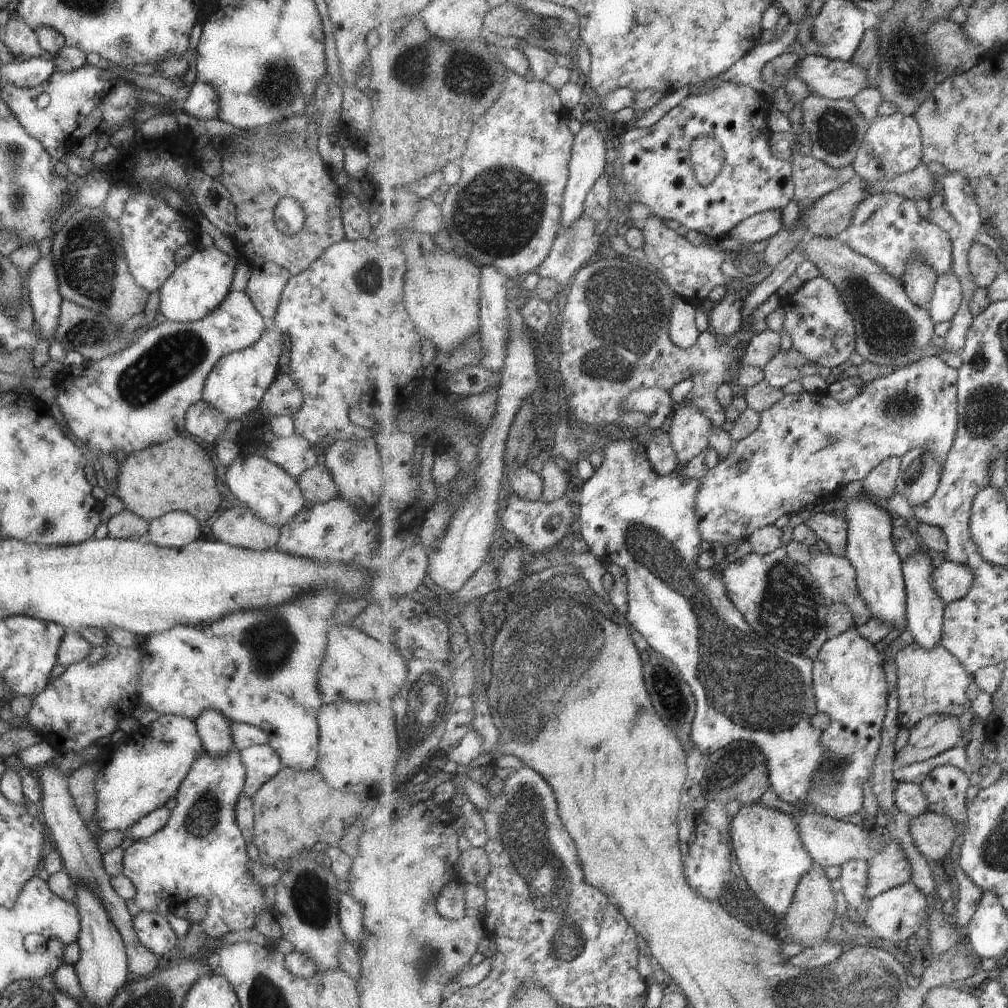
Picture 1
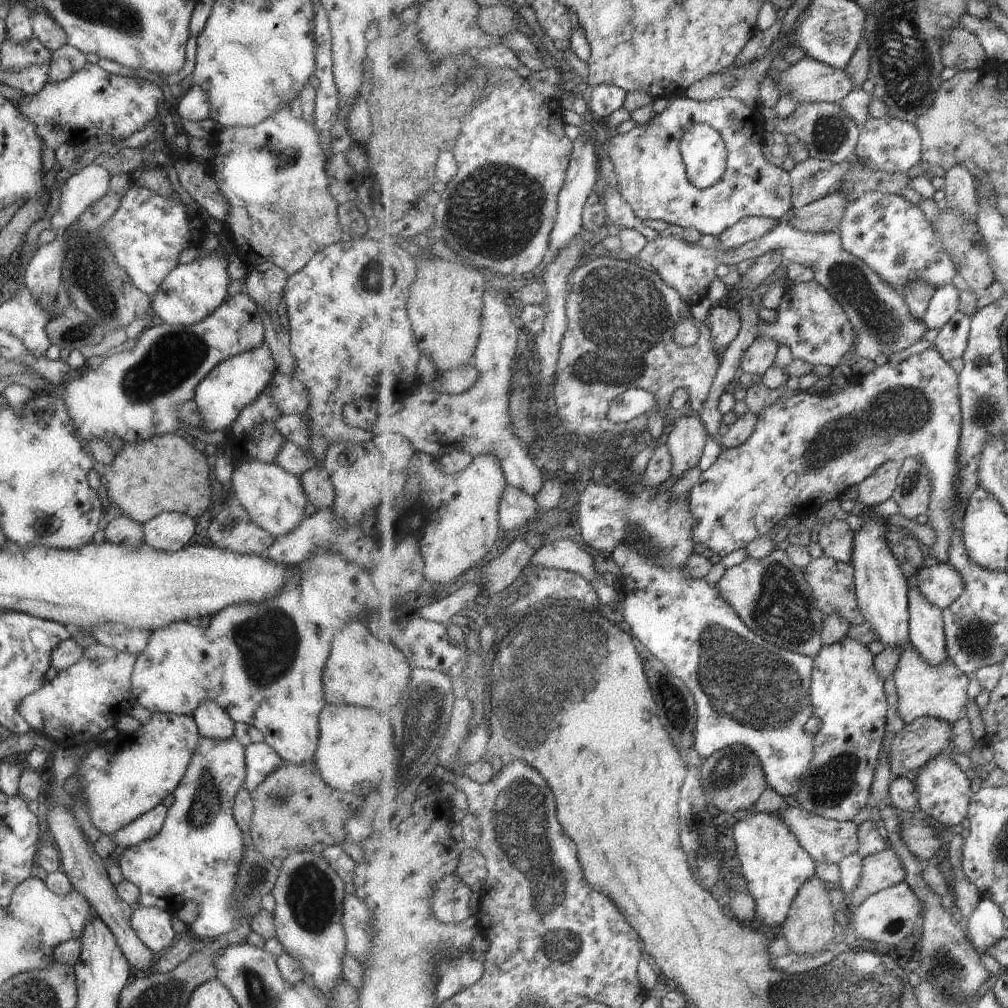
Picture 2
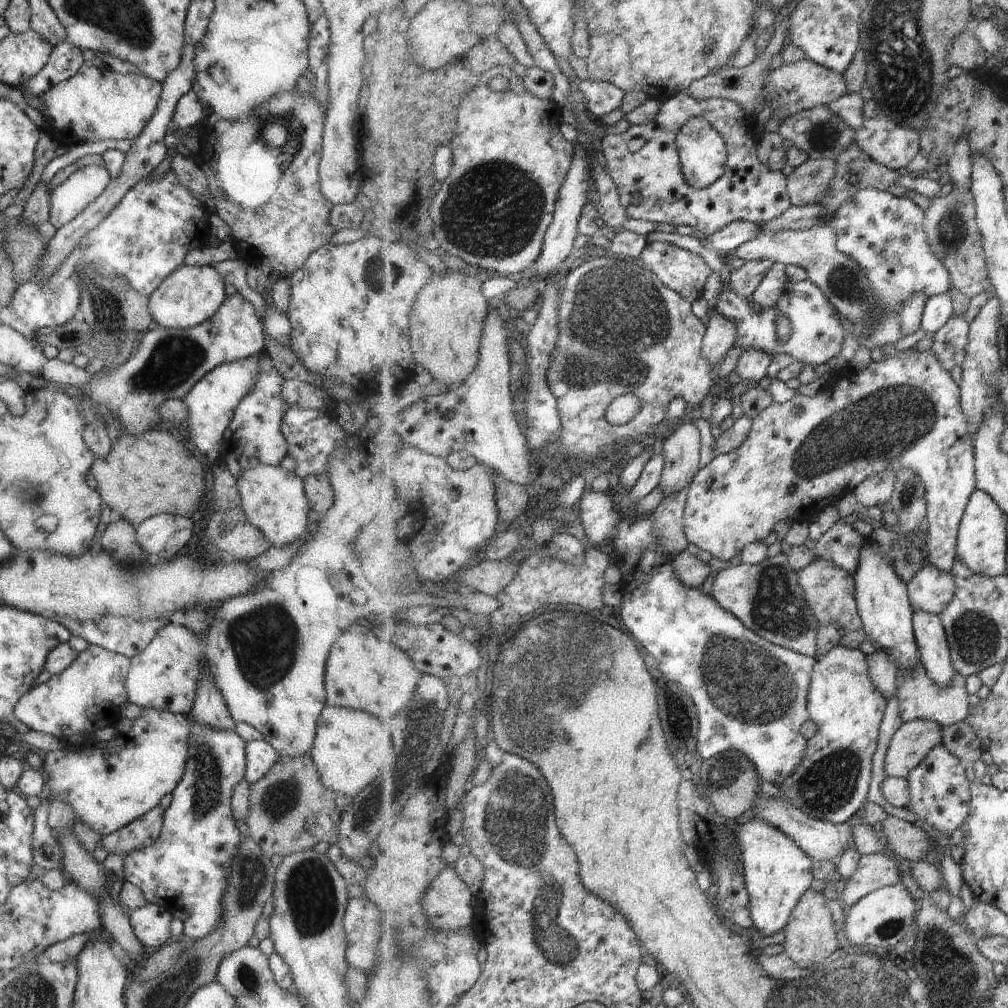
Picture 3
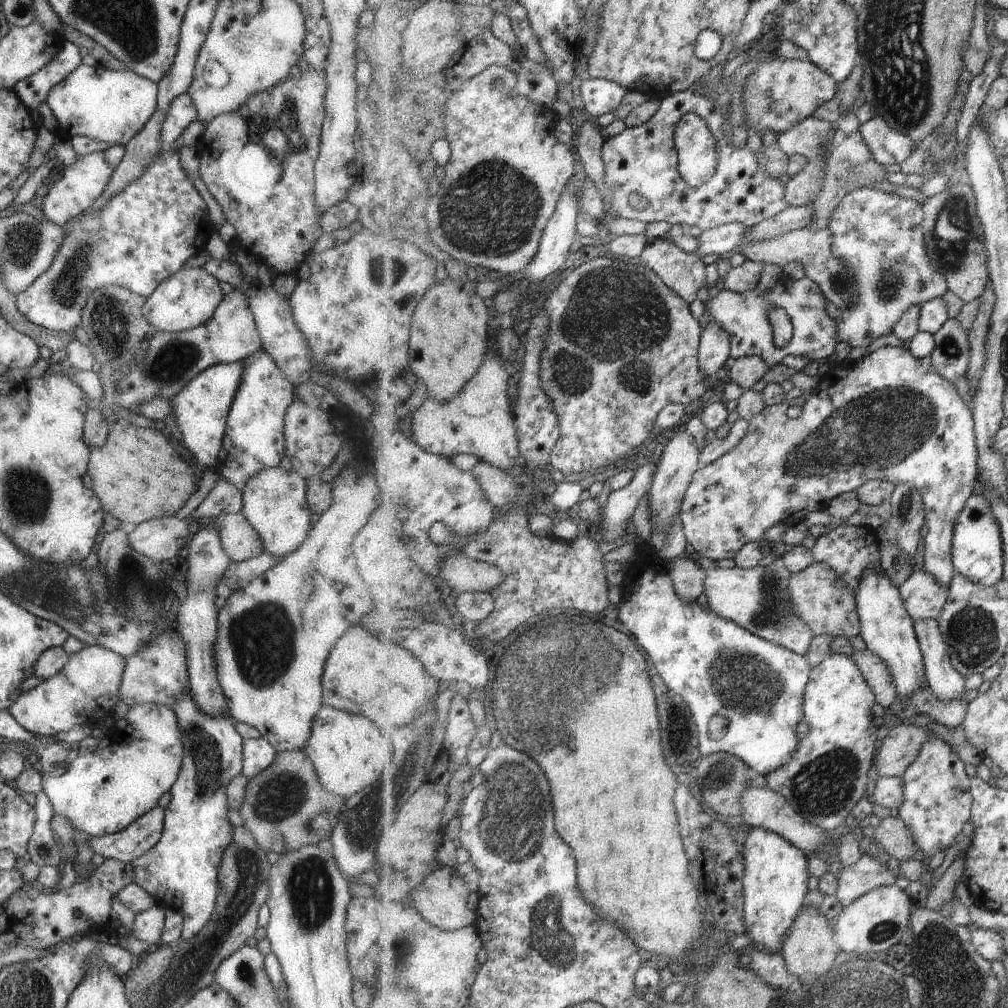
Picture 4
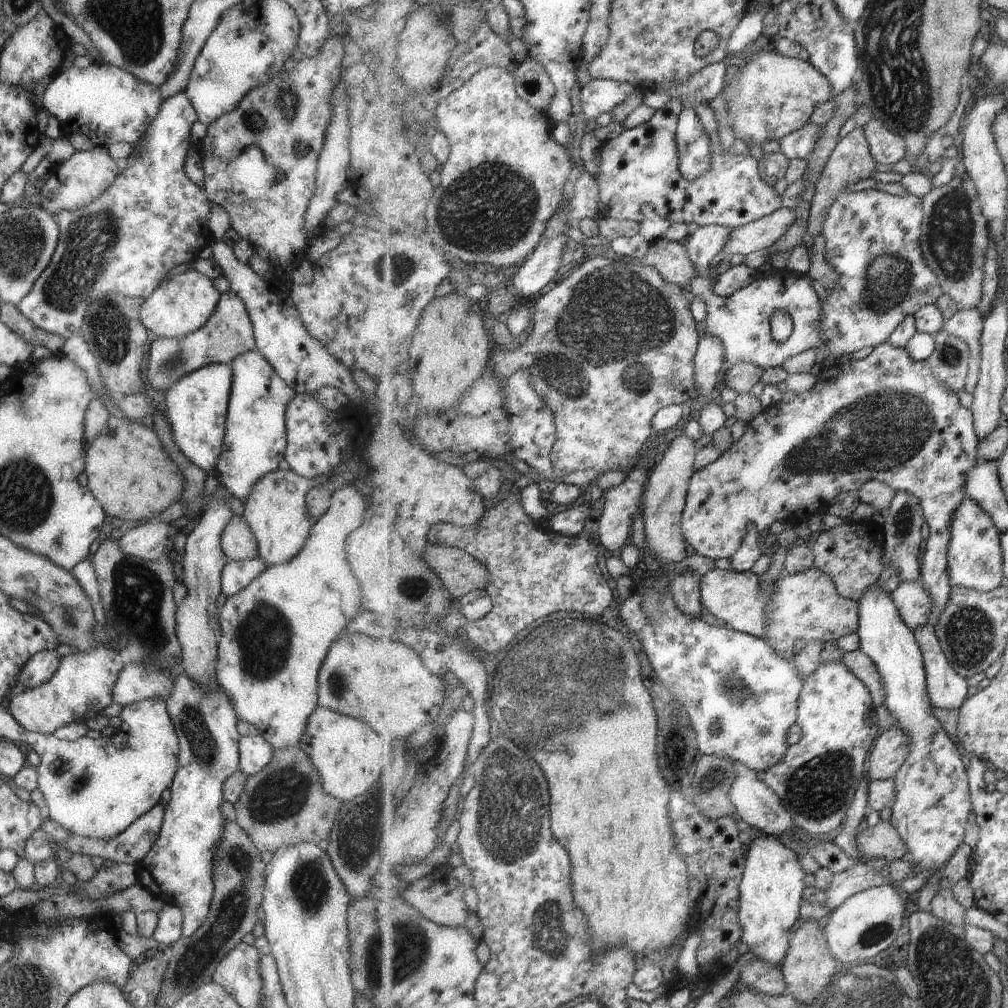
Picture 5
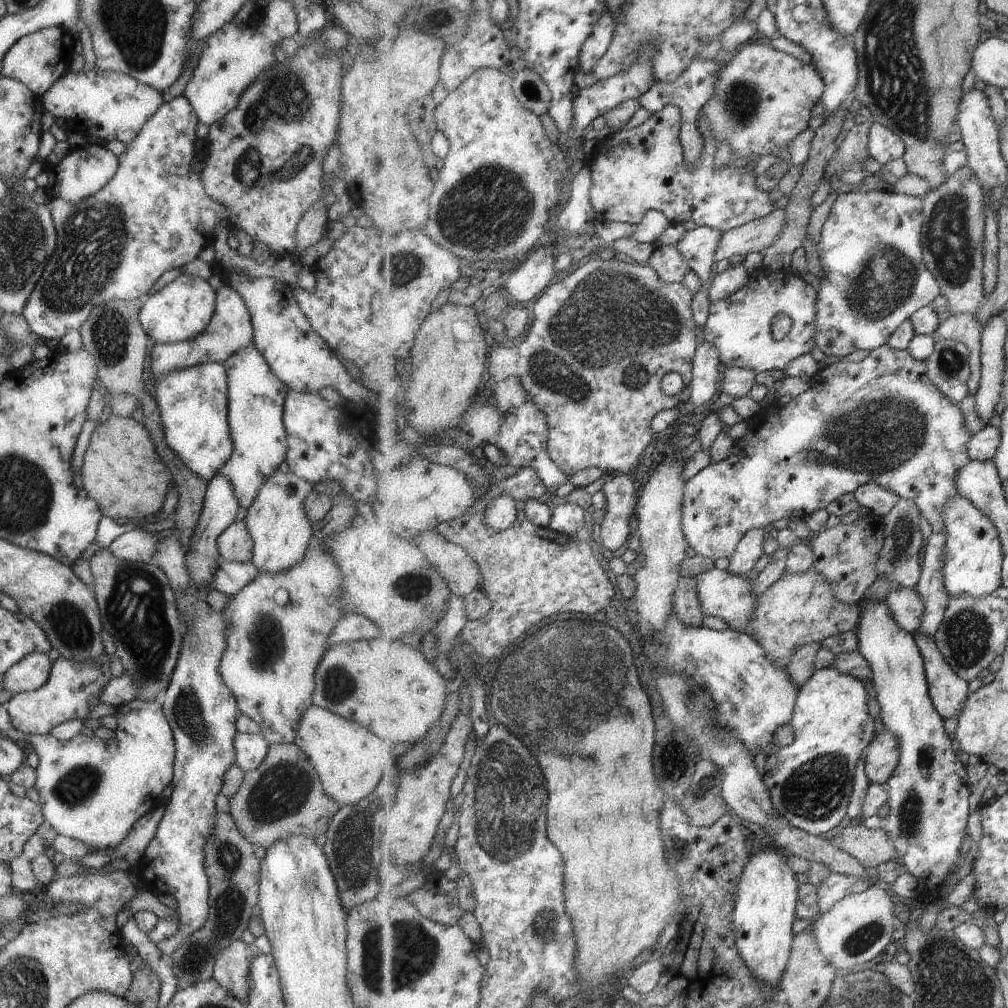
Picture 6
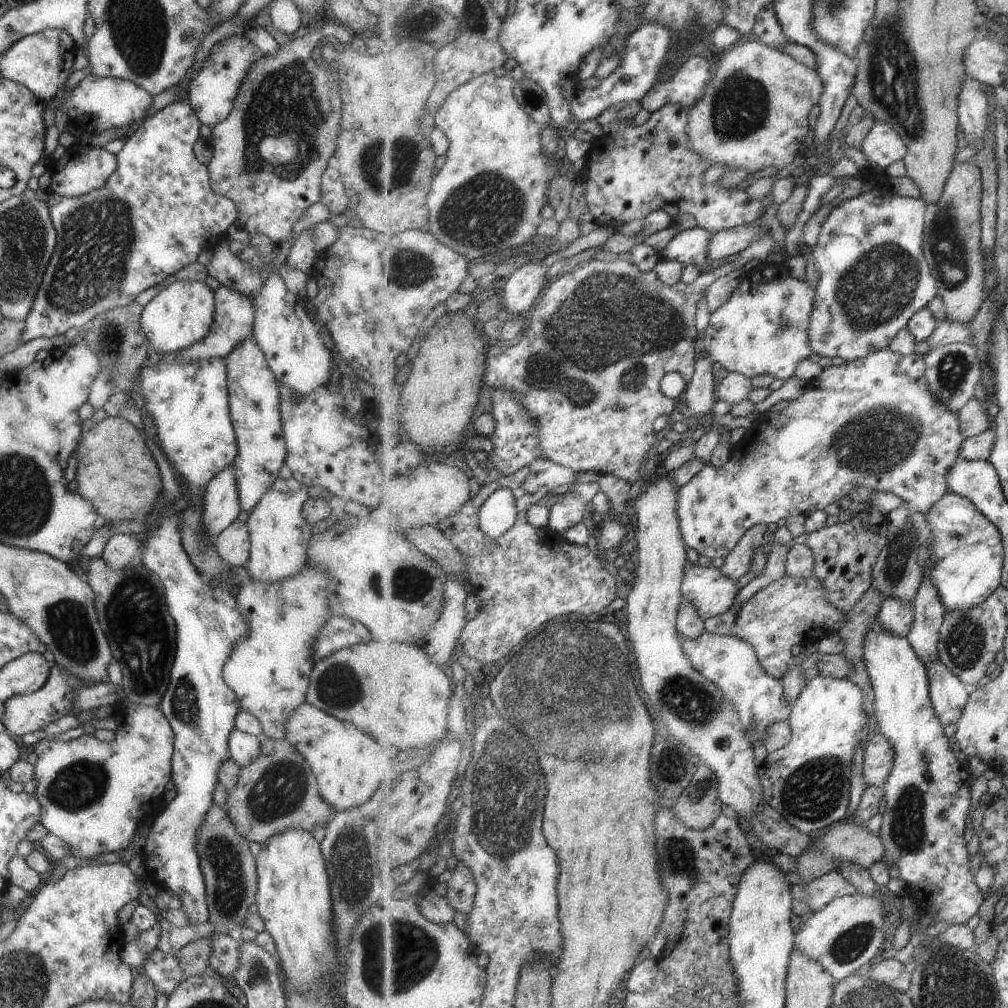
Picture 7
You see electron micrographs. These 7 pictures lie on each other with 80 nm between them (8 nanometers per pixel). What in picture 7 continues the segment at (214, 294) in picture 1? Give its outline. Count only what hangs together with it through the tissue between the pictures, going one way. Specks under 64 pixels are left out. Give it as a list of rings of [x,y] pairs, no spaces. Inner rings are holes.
[[[179,279],[169,283],[143,306],[138,321],[149,348],[161,355],[200,341],[208,333],[213,313],[214,292],[204,281]]]

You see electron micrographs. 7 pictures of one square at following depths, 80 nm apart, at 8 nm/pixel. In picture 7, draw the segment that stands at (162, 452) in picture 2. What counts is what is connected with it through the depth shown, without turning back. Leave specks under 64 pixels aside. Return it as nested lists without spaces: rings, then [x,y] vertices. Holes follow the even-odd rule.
[[[106,417],[80,434],[74,450],[77,493],[89,501],[100,521],[142,521],[161,494],[159,469],[147,450],[142,434],[122,417]]]

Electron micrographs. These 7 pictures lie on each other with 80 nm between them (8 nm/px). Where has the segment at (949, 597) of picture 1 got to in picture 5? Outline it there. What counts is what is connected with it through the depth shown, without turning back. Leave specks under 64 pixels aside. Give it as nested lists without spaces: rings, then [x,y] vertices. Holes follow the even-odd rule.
[[[921,579],[903,581],[892,593],[905,622],[914,630],[929,624],[934,613],[934,598]]]

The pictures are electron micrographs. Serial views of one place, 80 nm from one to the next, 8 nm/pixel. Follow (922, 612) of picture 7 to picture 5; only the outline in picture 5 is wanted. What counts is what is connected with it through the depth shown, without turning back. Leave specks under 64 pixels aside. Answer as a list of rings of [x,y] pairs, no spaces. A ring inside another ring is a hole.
[[[883,343],[882,345],[876,346],[874,350],[864,359],[858,361],[851,361],[849,363],[839,363],[835,364],[830,369],[821,369],[821,372],[817,375],[818,381],[814,388],[806,393],[801,393],[796,395],[796,397],[789,401],[788,403],[780,403],[775,404],[775,406],[768,406],[764,408],[750,423],[748,423],[748,427],[746,428],[746,433],[734,444],[732,444],[729,450],[726,450],[715,462],[712,462],[710,465],[707,465],[705,468],[698,470],[692,476],[692,480],[690,481],[690,487],[688,490],[688,498],[686,501],[685,511],[682,514],[682,530],[684,532],[684,539],[692,546],[692,548],[696,551],[699,556],[706,556],[707,558],[711,558],[713,560],[717,560],[717,558],[729,558],[731,559],[732,556],[741,548],[741,545],[744,544],[744,538],[748,536],[749,529],[754,527],[755,530],[764,535],[767,532],[769,526],[771,524],[775,524],[777,520],[781,520],[786,522],[788,525],[792,525],[793,523],[797,522],[797,520],[802,521],[803,519],[808,518],[810,515],[818,513],[823,514],[827,512],[829,504],[837,498],[843,492],[849,491],[860,491],[862,486],[865,486],[866,482],[873,482],[873,480],[877,479],[878,481],[890,484],[897,492],[899,491],[909,491],[913,493],[921,503],[921,506],[924,510],[924,517],[928,526],[930,527],[929,536],[926,539],[926,547],[923,555],[922,561],[922,578],[921,580],[924,582],[926,589],[930,592],[930,595],[934,598],[934,613],[932,617],[929,619],[929,625],[933,625],[934,627],[939,622],[940,616],[943,614],[945,607],[948,605],[949,599],[951,597],[952,592],[952,582],[950,580],[950,570],[949,570],[949,561],[948,561],[948,554],[949,554],[949,545],[952,540],[952,520],[954,515],[956,514],[956,510],[960,508],[961,505],[964,504],[964,500],[967,497],[967,486],[968,486],[968,474],[972,472],[973,469],[976,468],[977,464],[979,463],[978,458],[978,447],[980,446],[980,438],[976,433],[976,426],[975,426],[975,418],[972,411],[970,411],[967,407],[962,405],[960,398],[948,387],[945,386],[943,383],[940,383],[936,376],[932,373],[932,370],[929,366],[928,361],[917,361],[908,353],[906,347],[896,347],[893,343]]]

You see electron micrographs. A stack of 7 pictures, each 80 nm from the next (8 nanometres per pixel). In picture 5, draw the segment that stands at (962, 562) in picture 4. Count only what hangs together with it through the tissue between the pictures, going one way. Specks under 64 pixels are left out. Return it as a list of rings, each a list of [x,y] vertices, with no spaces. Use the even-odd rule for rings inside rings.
[[[967,496],[952,520],[952,540],[949,545],[949,570],[952,586],[969,587],[981,592],[999,588],[1004,580],[1004,551],[1000,530],[992,516],[975,500]]]

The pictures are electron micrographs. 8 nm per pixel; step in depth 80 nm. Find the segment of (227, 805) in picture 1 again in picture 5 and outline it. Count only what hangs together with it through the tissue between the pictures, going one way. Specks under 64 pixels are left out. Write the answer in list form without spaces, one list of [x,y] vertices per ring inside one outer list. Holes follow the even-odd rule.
[[[180,668],[164,703],[178,742],[177,770],[168,786],[170,800],[164,806],[157,840],[134,866],[137,868],[136,880],[142,887],[145,887],[154,897],[161,898],[164,903],[173,904],[181,910],[180,933],[183,937],[188,937],[205,920],[213,894],[212,858],[224,825],[219,804],[222,802],[225,779],[238,769],[240,734],[236,729],[238,718],[235,716],[230,700],[226,697],[226,692],[219,684],[216,684],[211,691],[201,689]]]

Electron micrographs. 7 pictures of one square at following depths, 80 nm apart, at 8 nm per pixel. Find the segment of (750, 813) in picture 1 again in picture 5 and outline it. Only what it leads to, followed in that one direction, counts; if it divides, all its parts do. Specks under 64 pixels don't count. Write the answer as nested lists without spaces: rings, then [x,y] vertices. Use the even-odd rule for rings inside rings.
[[[767,836],[754,839],[746,852],[746,867],[744,881],[741,883],[740,923],[744,926],[741,938],[742,949],[753,951],[760,959],[766,960],[775,966],[781,966],[785,955],[788,953],[793,929],[801,918],[801,905],[809,893],[805,887],[807,872],[799,863],[797,854],[787,848],[777,837]]]

